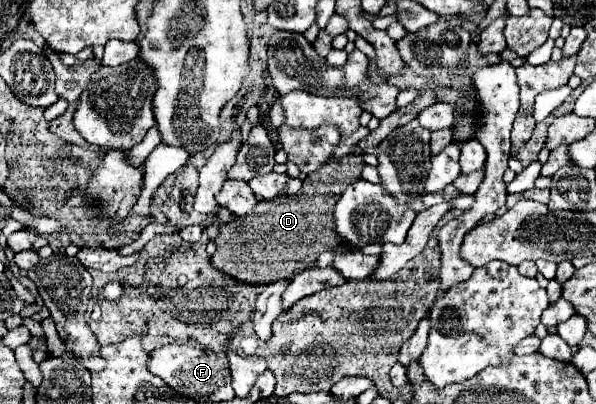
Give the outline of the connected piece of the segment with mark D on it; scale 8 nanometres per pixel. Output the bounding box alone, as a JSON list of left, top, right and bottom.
[211,154,361,284]

